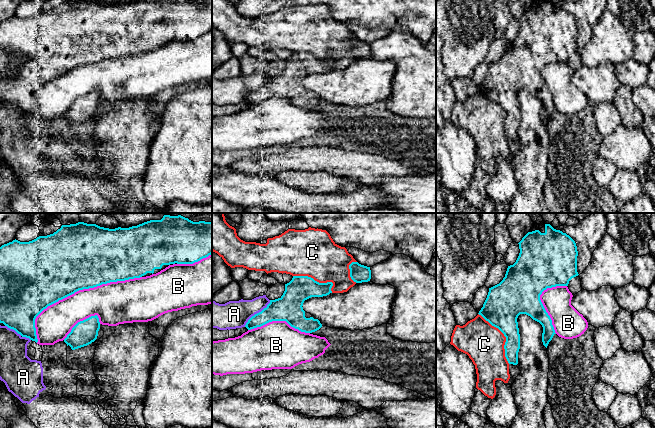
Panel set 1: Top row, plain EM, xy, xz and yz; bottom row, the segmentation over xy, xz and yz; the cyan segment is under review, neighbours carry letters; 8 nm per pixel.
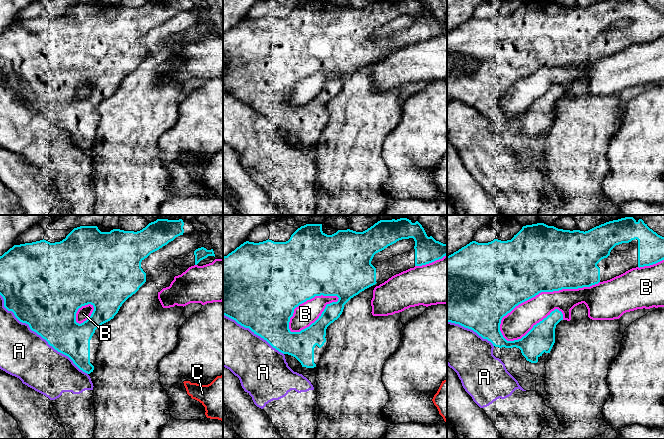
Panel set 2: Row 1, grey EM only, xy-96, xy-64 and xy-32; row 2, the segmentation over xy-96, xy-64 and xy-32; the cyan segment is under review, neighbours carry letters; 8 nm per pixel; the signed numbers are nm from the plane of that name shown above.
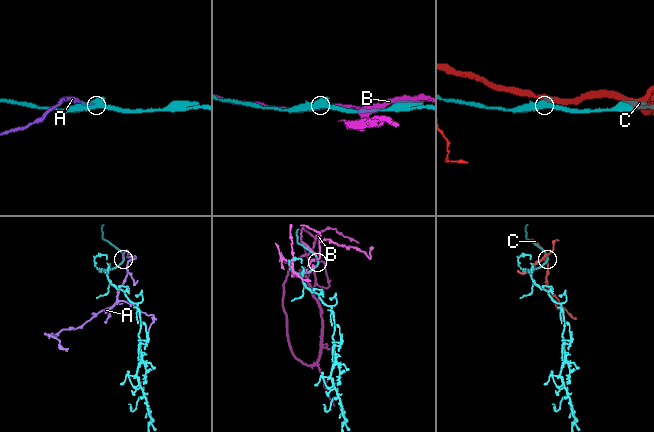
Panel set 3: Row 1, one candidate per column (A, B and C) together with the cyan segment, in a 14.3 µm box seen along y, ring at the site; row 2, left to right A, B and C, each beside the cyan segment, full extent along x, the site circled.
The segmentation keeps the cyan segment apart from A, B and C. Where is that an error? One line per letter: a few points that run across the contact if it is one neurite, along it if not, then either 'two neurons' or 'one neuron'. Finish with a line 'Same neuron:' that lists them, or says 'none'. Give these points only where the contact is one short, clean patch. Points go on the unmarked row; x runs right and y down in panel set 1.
A: two neurons
B: two neurons
C: two neurons
Same neuron: none

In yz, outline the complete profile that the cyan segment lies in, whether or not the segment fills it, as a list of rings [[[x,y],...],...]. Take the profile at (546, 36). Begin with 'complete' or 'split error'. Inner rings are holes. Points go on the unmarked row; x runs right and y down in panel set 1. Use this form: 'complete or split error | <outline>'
split error | [[[534,0],[518,20],[520,29],[516,38],[508,42],[505,53],[499,60],[489,64],[487,74],[478,89],[504,110],[506,113],[505,133],[508,139],[513,141],[518,140],[520,125],[518,92],[526,90],[542,101],[541,117],[547,124],[556,109],[552,96],[540,76],[540,71],[547,64],[568,62],[569,57],[579,51],[575,17],[566,9],[554,5],[550,0]]]

